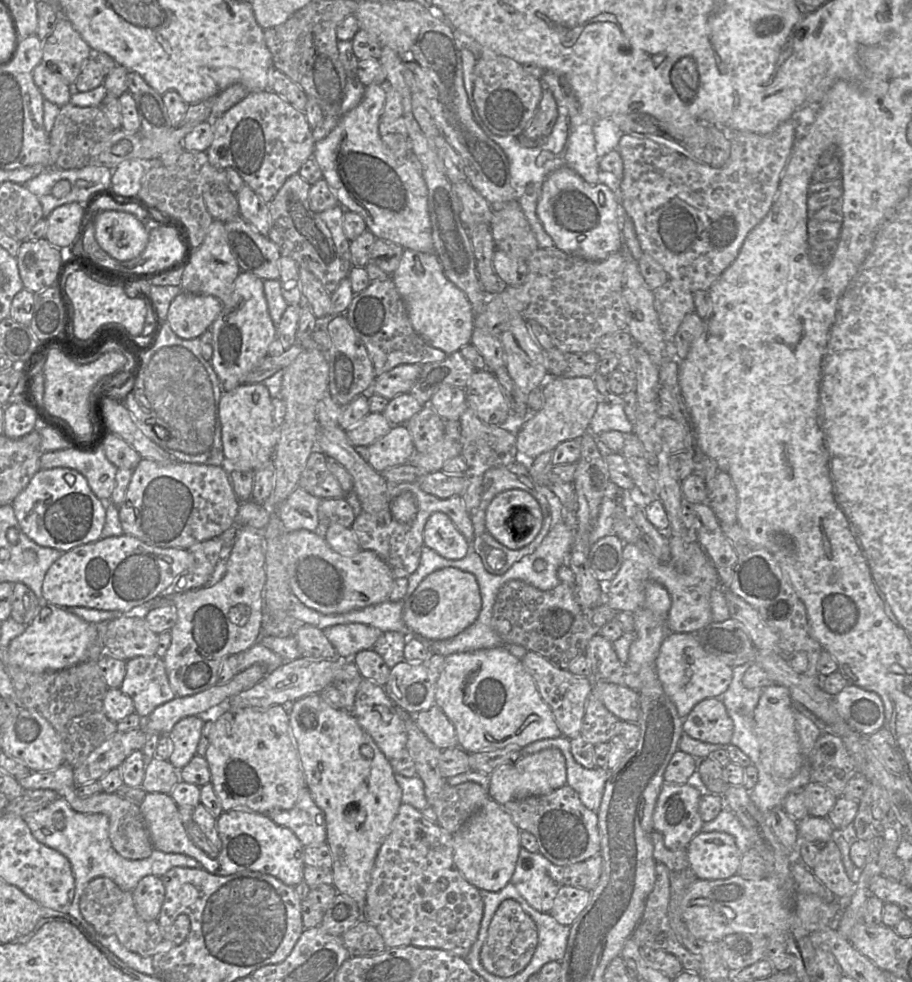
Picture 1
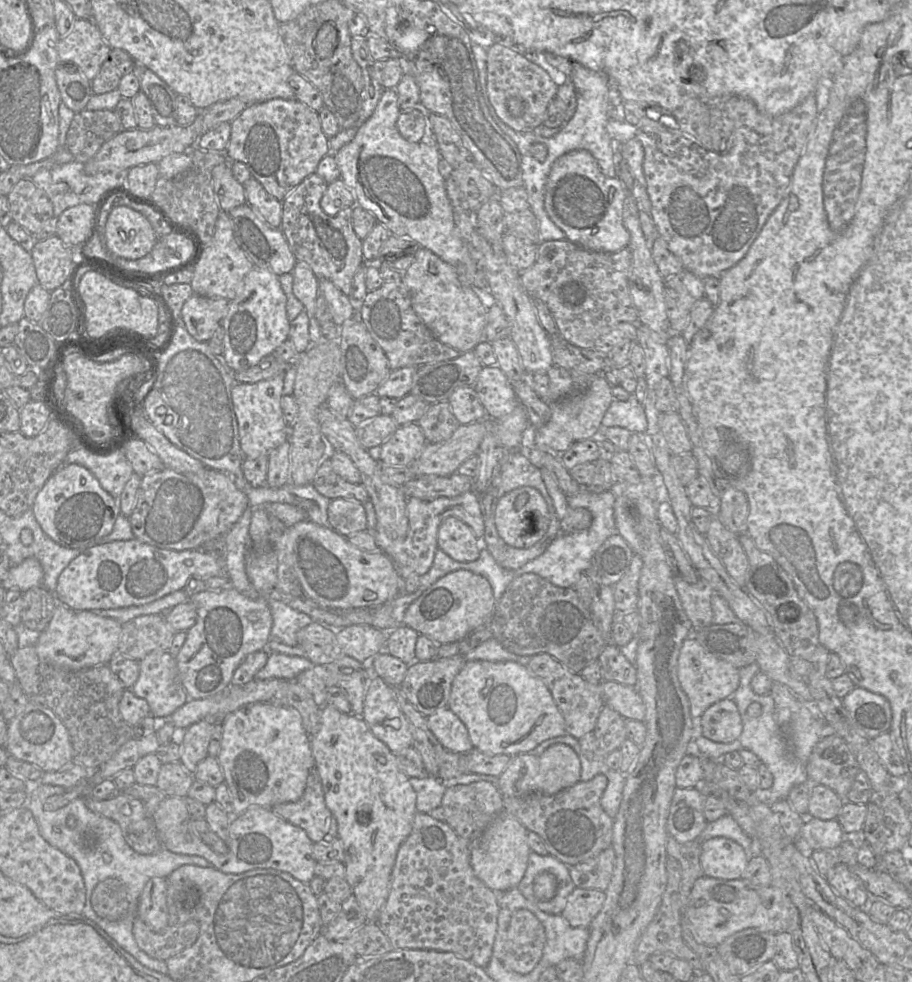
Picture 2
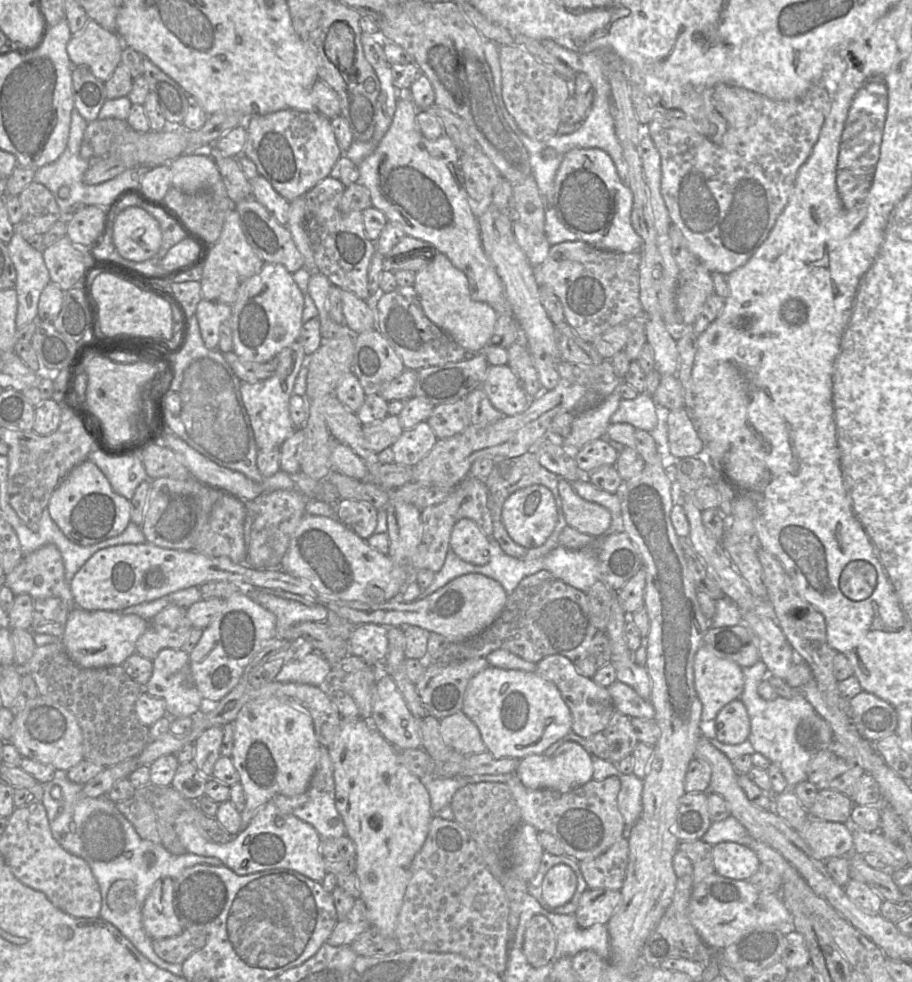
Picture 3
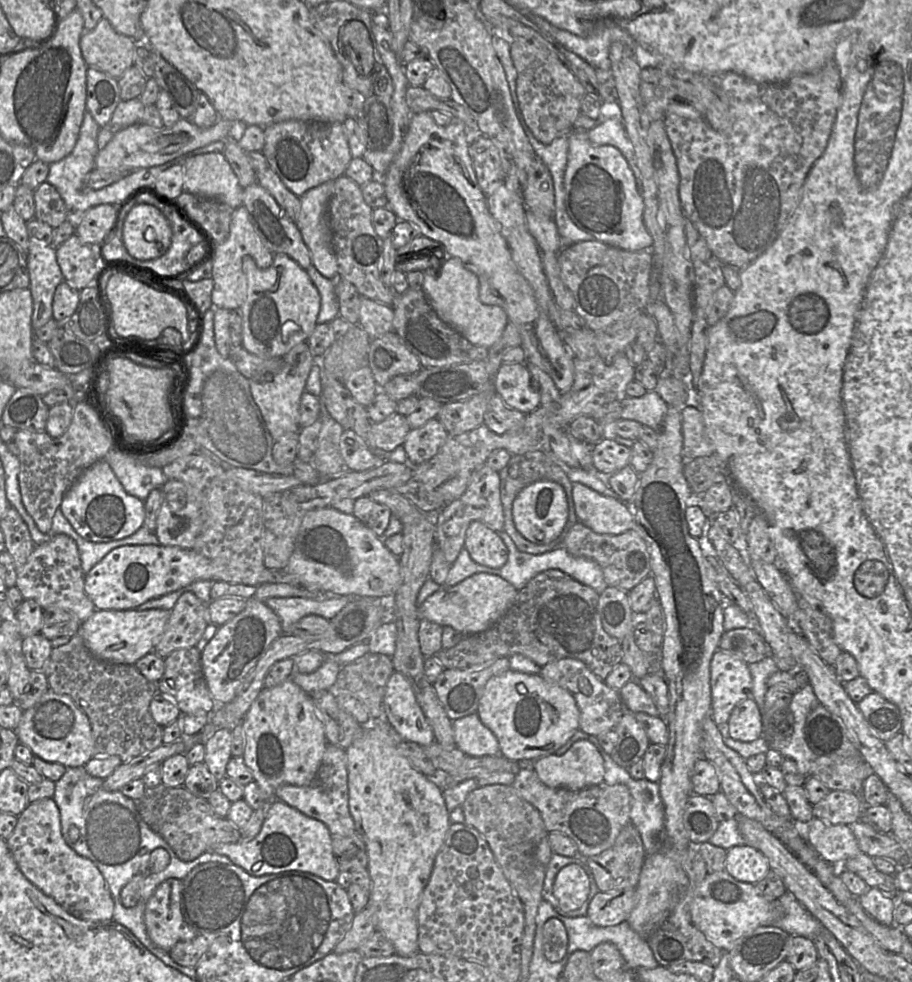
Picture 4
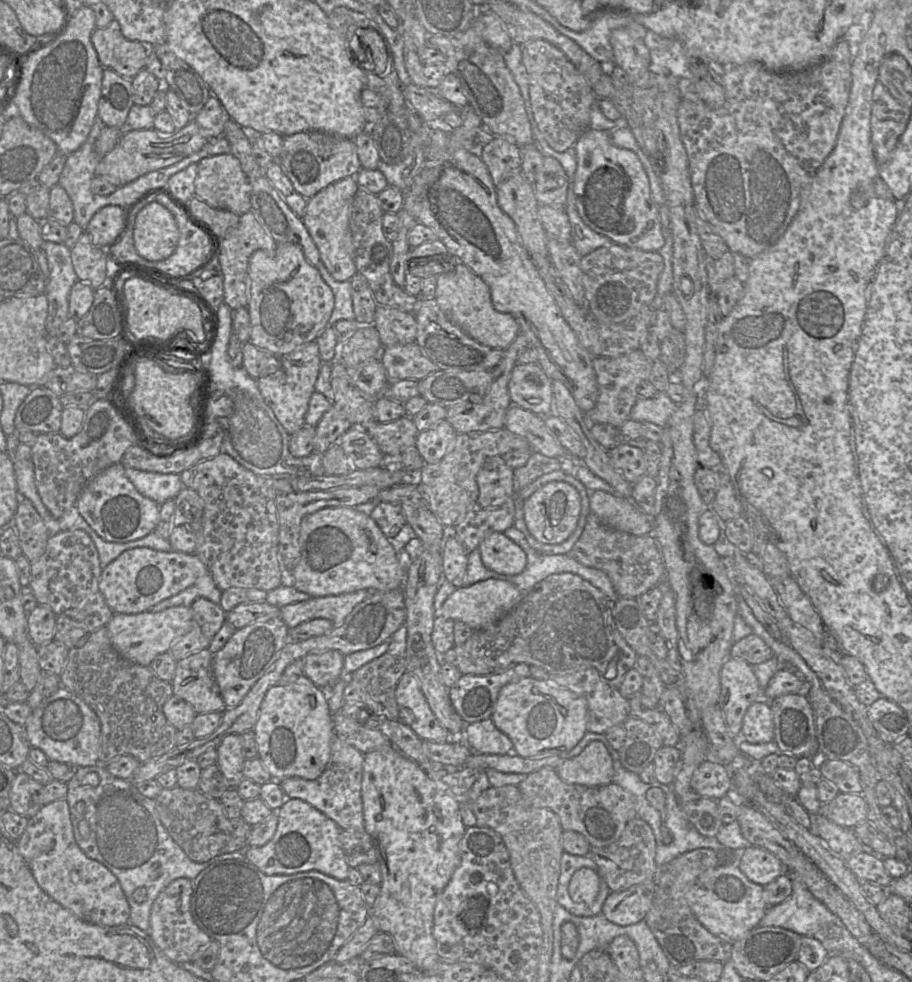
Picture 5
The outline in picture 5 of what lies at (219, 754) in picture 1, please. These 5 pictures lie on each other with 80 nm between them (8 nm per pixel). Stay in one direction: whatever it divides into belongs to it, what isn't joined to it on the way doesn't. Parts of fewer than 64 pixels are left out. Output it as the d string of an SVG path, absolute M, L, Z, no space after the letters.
M302 674L289 683L276 683L264 696L252 732L258 747L258 758L273 781L280 783L289 777L318 778L330 761L334 735L326 691Z

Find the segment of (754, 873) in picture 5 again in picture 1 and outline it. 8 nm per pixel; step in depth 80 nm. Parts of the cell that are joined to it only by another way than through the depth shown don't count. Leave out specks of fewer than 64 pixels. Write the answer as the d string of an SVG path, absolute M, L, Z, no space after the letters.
M700 831L686 850L697 879L726 879L738 874L742 854L728 833Z

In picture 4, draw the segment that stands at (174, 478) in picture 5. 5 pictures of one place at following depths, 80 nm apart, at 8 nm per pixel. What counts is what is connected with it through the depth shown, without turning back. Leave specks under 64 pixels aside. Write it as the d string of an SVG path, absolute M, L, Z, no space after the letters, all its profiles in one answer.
M117 450L108 452L103 458L103 461L109 464L125 491L143 501L149 496L152 490L160 488L168 480L160 468L144 465L135 458L127 456Z

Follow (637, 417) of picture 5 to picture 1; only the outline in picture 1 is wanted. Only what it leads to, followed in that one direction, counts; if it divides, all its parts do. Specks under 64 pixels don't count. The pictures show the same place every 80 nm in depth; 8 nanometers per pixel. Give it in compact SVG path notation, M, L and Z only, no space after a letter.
M601 402L590 422L589 433L599 436L601 433L611 430L631 434L633 433L633 423L628 419L623 405L609 405Z

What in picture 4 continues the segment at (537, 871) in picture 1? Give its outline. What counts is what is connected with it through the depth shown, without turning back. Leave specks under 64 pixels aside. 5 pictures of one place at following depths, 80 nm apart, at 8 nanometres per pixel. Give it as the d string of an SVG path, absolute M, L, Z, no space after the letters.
M552 854L546 865L543 899L559 914L576 917L588 899L592 876L584 867L576 864L565 866L566 863L564 856Z

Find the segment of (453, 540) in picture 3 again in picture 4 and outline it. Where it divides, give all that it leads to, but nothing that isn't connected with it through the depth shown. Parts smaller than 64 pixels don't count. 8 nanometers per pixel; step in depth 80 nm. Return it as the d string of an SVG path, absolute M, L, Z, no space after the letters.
M479 521L470 523L464 549L476 563L490 568L500 568L508 559L508 548L501 535Z

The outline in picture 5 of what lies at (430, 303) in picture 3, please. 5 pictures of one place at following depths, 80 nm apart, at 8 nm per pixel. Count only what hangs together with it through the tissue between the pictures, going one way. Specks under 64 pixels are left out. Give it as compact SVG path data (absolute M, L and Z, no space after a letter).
M464 263L436 276L436 279L434 299L438 306L453 324L477 342L492 348L506 349L520 333L515 318L493 306L488 285Z

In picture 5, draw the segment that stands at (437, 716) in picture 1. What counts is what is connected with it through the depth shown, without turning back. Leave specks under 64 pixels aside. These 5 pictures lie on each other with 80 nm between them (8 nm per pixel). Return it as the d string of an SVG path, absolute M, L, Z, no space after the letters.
M491 720L466 723L462 733L457 737L459 740L464 742L473 751L473 753L491 755L514 754L514 746L510 738L500 731Z

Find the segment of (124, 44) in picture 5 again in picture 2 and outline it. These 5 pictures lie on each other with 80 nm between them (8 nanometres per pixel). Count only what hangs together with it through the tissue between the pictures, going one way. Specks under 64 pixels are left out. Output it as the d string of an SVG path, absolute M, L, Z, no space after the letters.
M77 19L72 32L62 37L58 45L60 64L79 67L90 81L109 59L111 50L94 22L85 19Z

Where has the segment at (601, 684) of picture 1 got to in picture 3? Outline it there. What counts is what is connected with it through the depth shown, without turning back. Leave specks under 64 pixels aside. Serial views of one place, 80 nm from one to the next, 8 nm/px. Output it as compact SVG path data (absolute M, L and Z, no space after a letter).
M616 680L607 689L616 711L630 718L654 719L655 711L651 702L642 698L632 687Z

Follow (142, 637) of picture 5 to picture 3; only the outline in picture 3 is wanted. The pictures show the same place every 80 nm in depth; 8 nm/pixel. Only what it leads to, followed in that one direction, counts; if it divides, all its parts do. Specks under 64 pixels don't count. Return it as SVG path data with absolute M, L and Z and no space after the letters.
M76 607L69 610L60 643L69 657L80 667L121 666L129 656L135 654L136 642L148 625L149 620L136 614L108 610L86 611Z

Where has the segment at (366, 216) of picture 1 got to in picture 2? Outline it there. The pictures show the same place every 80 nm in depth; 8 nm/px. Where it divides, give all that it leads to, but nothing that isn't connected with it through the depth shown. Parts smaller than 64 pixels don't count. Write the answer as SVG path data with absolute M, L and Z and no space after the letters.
M394 89L382 91L372 115L355 131L353 139L332 153L340 171L340 180L355 194L356 205L374 215L378 224L386 227L392 236L407 237L423 248L434 252L445 262L454 266L465 286L473 285L478 264L472 258L468 244L461 237L454 217L454 208L448 196L447 181L453 169L445 162L435 144L410 142L398 131L402 111Z

